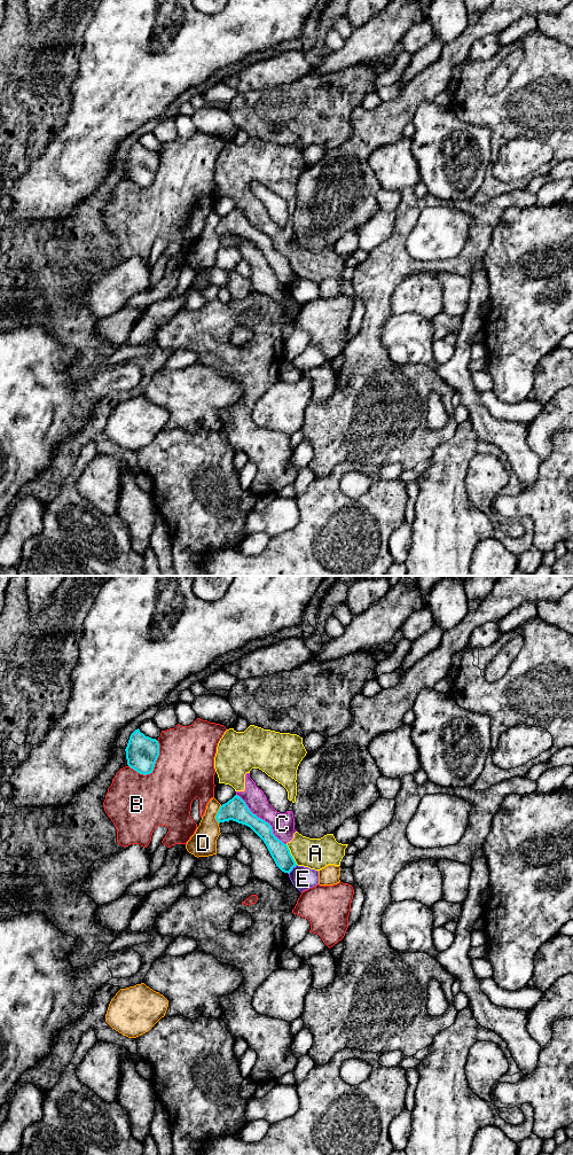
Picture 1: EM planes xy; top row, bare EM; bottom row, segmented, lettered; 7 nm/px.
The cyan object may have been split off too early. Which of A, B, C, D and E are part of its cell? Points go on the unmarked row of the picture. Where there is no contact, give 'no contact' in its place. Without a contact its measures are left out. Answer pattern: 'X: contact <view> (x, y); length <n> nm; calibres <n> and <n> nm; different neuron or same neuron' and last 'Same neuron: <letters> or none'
A: contact xy (290, 267); length 170 nm; calibres 140 and 220 nm; different neuron
B: contact xy (154, 179); length 280 nm; calibres 220 and 420 nm; different neuron
C: contact xy (261, 232); length 500 nm; calibres 160 and 160 nm; different neuron
D: contact xy (217, 227); length 130 nm; calibres 160 and 190 nm; different neuron
E: contact xy (292, 280); length 90 nm; calibres 140 and 160 nm; different neuron
Same neuron: none

